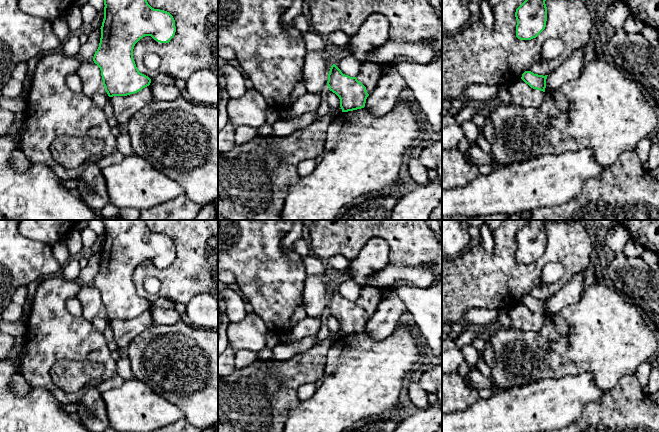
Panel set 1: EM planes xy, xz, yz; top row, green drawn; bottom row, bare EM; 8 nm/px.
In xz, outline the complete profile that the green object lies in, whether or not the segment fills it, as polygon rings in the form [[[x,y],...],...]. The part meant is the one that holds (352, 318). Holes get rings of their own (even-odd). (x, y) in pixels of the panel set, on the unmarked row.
[[[335,288],[330,292],[327,309],[329,314],[339,321],[342,336],[365,331],[369,320],[366,311],[356,301],[343,298]]]

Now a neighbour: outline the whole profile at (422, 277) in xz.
[[[387,266],[371,274],[363,283],[358,283],[350,278],[341,283],[336,290],[343,298],[350,301],[357,301],[365,286],[384,289],[390,287],[398,280],[406,280],[415,286],[427,288],[433,286],[435,277],[434,271],[428,268],[398,268],[395,266]]]

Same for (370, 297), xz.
[[[365,286],[356,302],[366,311],[367,317],[370,318],[376,311],[382,297],[382,289],[373,286]]]

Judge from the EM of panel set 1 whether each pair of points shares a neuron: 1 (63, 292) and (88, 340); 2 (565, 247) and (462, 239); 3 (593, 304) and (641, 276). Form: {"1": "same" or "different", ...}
{"1": "same", "2": "different", "3": "different"}

